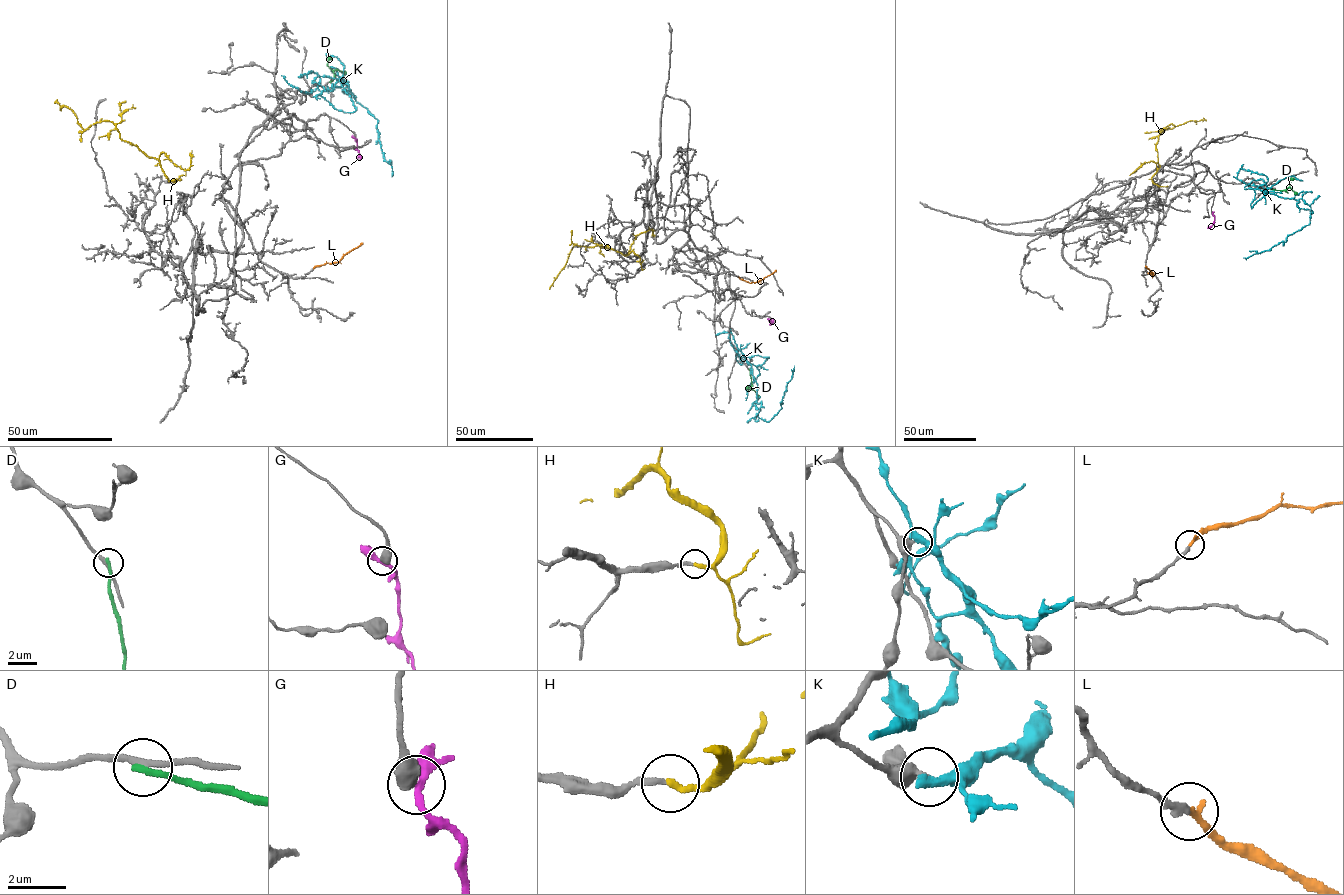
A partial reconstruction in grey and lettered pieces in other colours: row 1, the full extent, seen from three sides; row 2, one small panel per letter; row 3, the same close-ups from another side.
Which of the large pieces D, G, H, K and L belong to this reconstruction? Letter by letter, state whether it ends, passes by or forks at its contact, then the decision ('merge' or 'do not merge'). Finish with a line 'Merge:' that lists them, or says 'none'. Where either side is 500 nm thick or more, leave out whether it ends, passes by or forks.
D: it ends; do not merge
G: do not merge
H: it ends; merge
K: it passes by; do not merge
L: it ends; merge
Merge: H, L

